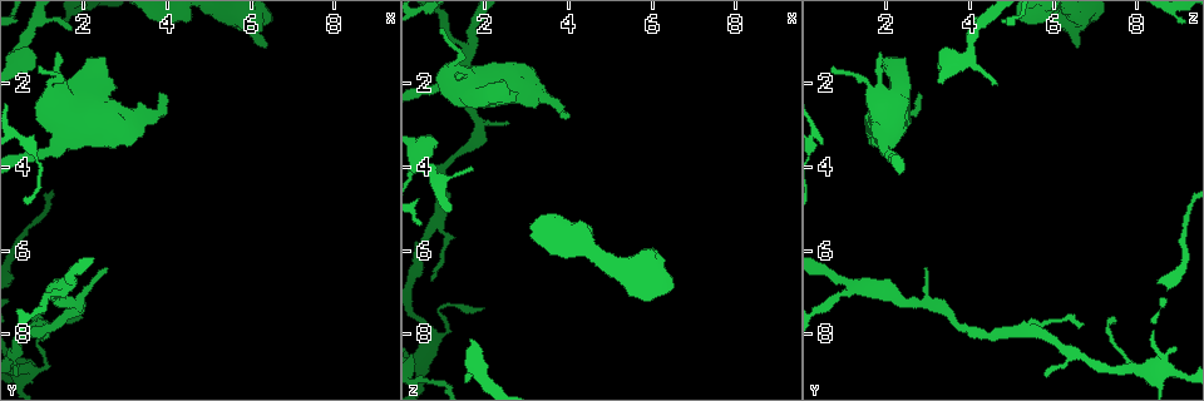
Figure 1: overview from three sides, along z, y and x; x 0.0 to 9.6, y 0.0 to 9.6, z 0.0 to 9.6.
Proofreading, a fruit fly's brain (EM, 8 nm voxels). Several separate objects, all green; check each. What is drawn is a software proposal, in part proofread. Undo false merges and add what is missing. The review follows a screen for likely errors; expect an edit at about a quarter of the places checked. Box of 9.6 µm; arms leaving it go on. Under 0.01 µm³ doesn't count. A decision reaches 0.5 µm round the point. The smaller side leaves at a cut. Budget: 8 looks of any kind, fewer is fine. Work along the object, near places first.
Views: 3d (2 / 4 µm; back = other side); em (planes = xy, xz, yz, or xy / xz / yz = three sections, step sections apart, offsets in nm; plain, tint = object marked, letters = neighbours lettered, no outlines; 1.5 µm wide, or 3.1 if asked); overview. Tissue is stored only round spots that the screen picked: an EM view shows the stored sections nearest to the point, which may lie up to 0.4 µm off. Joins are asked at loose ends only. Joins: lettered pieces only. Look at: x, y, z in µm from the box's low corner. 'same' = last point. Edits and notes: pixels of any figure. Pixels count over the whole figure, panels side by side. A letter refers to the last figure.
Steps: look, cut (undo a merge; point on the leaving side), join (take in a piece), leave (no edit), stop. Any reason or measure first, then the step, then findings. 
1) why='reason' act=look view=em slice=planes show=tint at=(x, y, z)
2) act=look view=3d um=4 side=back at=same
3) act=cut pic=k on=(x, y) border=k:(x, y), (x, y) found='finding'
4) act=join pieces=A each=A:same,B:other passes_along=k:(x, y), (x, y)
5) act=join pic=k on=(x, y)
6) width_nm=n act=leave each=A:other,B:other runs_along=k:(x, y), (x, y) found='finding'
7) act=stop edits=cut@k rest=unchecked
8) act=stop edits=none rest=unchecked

why='thin end' act=look view=em slice=xz step=8 show=tint at=(0.70, 7.70, 6.65)

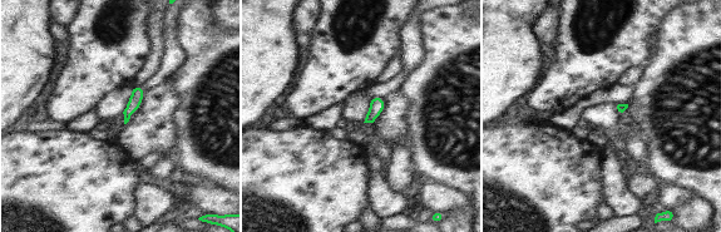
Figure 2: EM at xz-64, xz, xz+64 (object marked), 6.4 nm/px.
act=look view=em slice=planes show=letters at=same

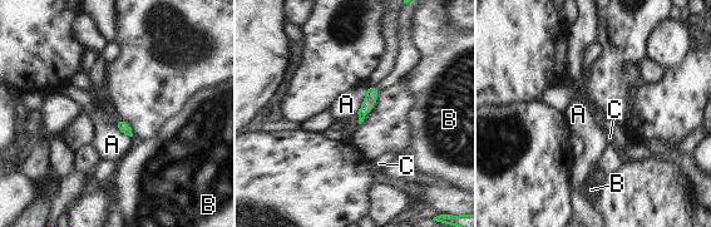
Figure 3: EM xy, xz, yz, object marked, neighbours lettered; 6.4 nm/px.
longest_contact=A:180nm act=leave each=A:other,B:other,C:other found='none of them fits'

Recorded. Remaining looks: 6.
why='three arms meet' act=look view=3d um=2 at=(1.50, 6.95, 1.30)

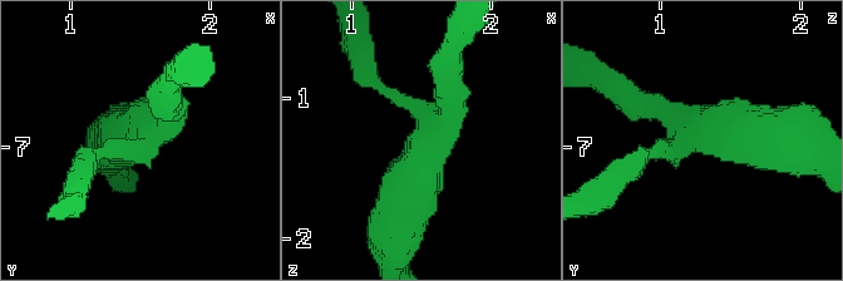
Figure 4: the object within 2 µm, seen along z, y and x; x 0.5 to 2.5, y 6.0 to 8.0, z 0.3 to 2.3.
why='shape alone is not enough' act=look view=em slice=planes show=plain at=(1.52, 6.92, 1.32)

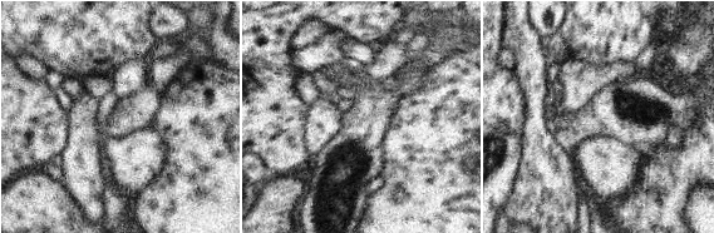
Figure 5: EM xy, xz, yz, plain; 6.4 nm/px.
why='see the neighbours' act=look view=em slice=planes show=letters at=same

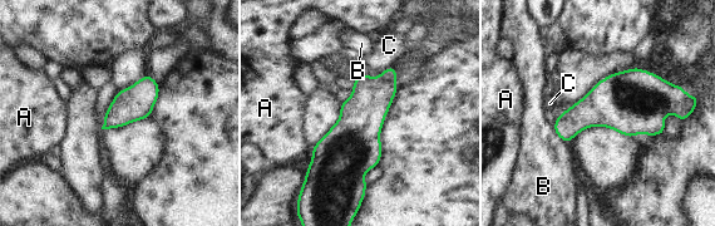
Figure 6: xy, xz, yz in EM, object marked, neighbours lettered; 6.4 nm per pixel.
width_nm=220 act=leave each=A:other,B:other,C:other border=6:(391, 65), (375, 77), (364, 73) found='all the same neuron'

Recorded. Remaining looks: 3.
why='branch stops here' act=look view=3d um=2 at=(2.60, 6.45, 2.90)

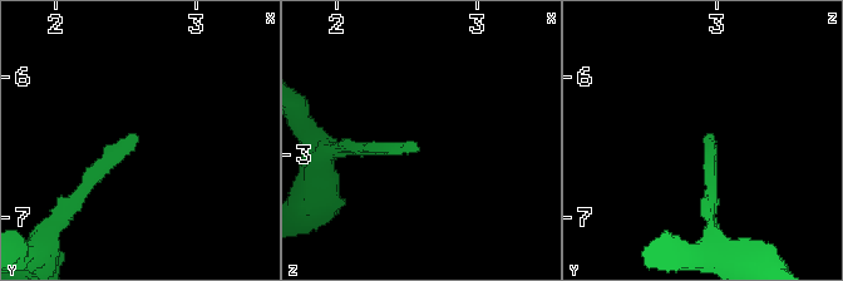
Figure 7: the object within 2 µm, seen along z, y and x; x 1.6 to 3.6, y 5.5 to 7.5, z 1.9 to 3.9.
why='shape alone is not enough' act=look view=em slice=planes show=letters at=(2.56, 6.44, 2.94)

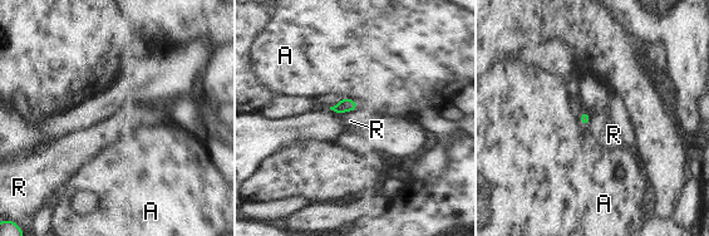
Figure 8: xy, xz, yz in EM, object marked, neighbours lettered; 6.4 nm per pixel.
act=leave each=A:other,R:other border=8:(341, 97), (353, 99), (359, 108) found='no lettered piece goes on from it'

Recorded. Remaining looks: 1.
act=stop edits=none rest=unchecked

